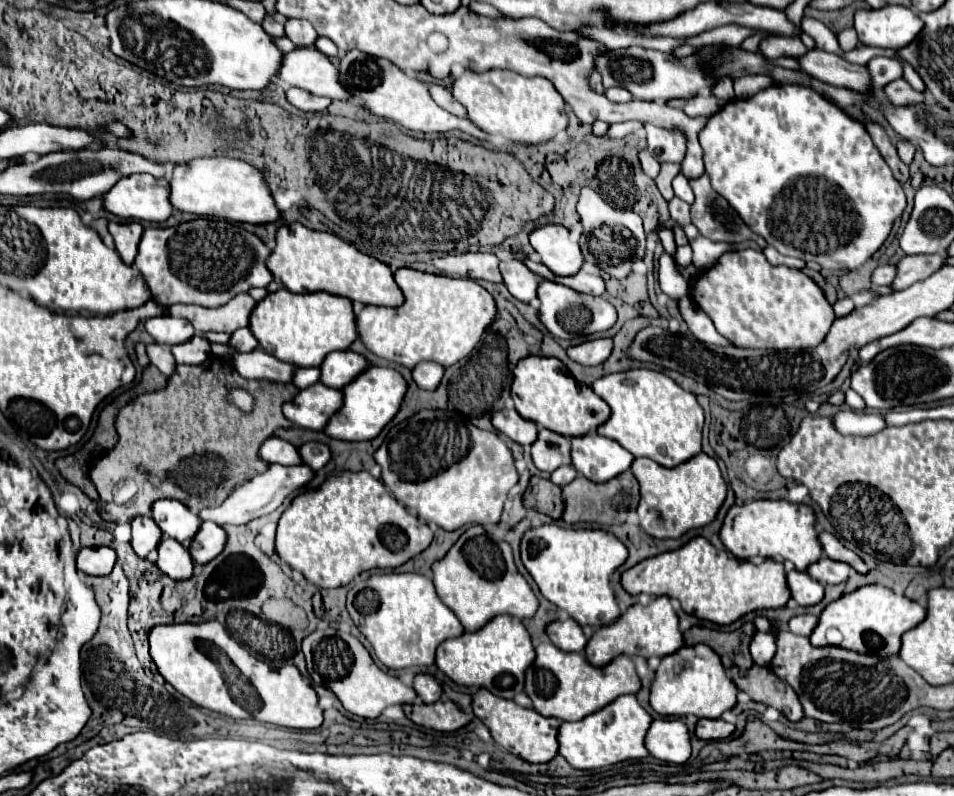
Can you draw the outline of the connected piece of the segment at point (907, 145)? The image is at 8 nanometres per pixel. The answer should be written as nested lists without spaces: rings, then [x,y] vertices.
[[[899,140],[897,142],[897,152],[899,152],[899,158],[905,162],[905,164],[911,164],[913,160],[913,154],[915,154],[915,146],[907,140]]]

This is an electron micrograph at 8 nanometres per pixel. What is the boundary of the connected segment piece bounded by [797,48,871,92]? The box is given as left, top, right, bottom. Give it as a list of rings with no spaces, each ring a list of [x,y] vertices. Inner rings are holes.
[[[815,48],[803,54],[803,58],[797,58],[797,62],[801,70],[833,86],[845,86],[857,92],[871,90],[867,68],[859,64],[851,64],[845,58],[839,58],[837,54],[829,54]]]

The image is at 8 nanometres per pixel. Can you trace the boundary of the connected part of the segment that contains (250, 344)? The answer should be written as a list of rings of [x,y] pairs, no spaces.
[[[239,328],[233,336],[231,336],[231,342],[229,342],[231,348],[239,350],[239,352],[251,352],[259,346],[259,342],[253,338],[251,330],[249,328]]]

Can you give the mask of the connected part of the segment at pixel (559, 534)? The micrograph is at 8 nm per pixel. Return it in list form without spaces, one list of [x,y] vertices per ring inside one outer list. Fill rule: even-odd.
[[[545,524],[531,528],[521,540],[521,560],[541,594],[561,610],[567,610],[581,626],[607,626],[621,616],[613,590],[609,588],[609,576],[627,556],[623,542],[603,530],[565,530]]]

